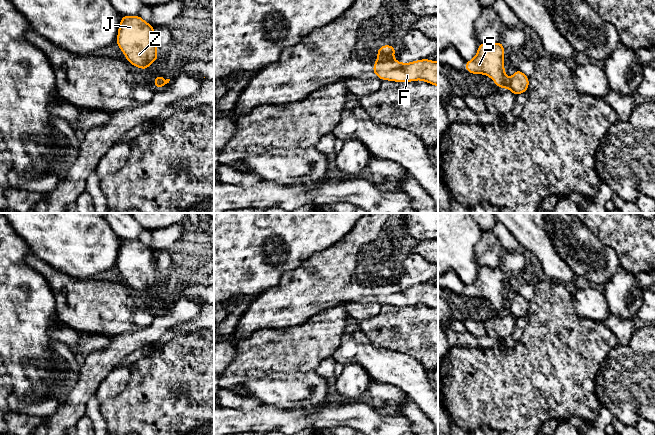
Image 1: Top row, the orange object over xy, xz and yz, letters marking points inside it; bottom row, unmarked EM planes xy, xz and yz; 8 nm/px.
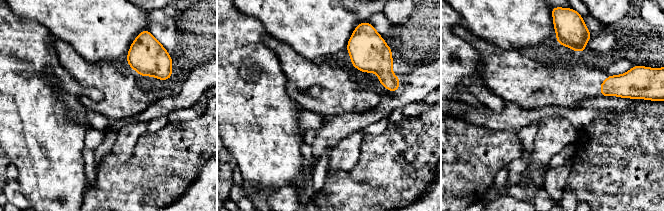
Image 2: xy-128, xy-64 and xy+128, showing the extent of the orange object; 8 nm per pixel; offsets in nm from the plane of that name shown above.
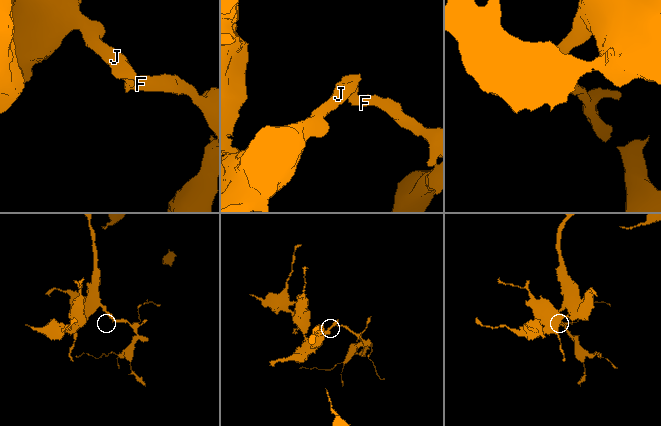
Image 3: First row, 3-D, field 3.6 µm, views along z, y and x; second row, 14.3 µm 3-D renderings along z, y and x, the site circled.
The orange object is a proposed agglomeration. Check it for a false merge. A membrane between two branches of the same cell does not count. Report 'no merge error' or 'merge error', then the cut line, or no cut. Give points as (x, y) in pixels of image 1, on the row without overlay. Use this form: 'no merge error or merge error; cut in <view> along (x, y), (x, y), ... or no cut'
merge error; cut in xz along (378, 280), (392, 281)

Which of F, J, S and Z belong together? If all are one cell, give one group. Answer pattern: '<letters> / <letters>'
F / J S Z

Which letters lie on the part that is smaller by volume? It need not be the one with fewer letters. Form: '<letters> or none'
F

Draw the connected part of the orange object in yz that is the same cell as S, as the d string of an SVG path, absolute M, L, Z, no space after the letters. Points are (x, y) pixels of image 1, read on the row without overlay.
M480 267L476 280L466 285L465 294L472 298L489 300L501 313L507 309L507 300L504 294L504 269Z

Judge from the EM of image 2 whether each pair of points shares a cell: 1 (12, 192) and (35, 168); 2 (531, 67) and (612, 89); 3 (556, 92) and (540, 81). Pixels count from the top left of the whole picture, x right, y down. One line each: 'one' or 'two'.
1: two
2: one
3: one

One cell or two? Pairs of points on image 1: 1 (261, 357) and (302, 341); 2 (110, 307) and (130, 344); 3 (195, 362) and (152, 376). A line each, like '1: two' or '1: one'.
1: one
2: two
3: one

